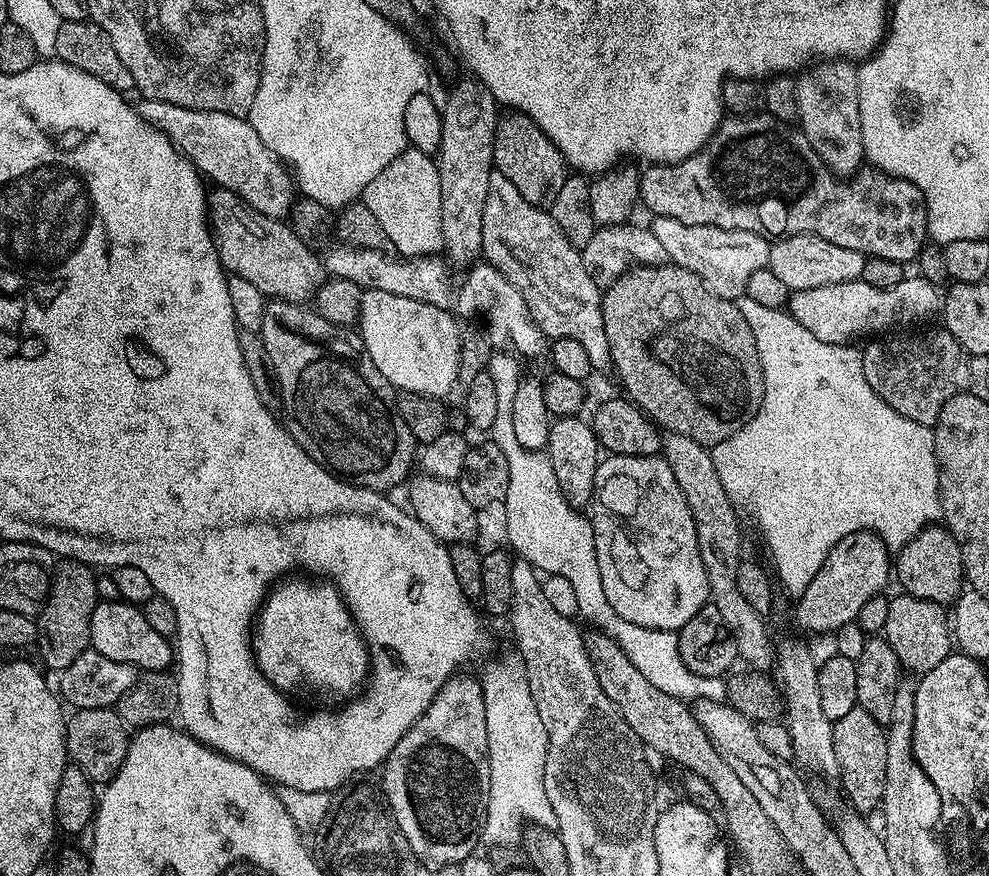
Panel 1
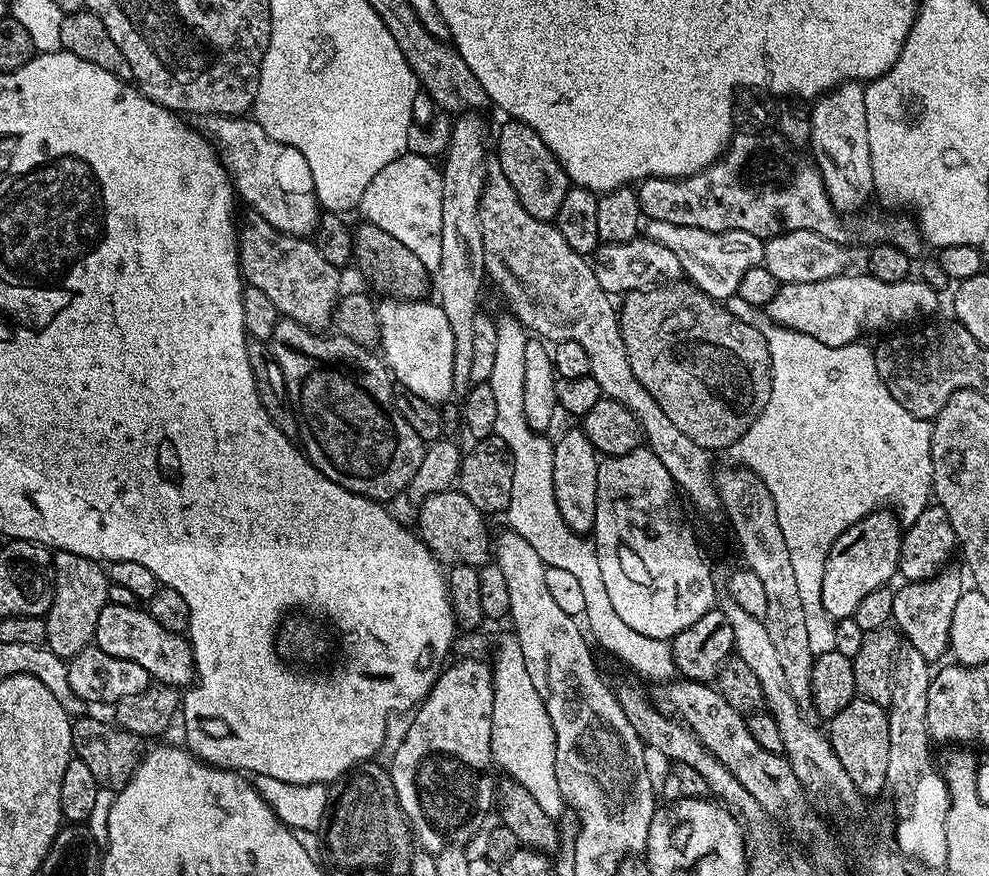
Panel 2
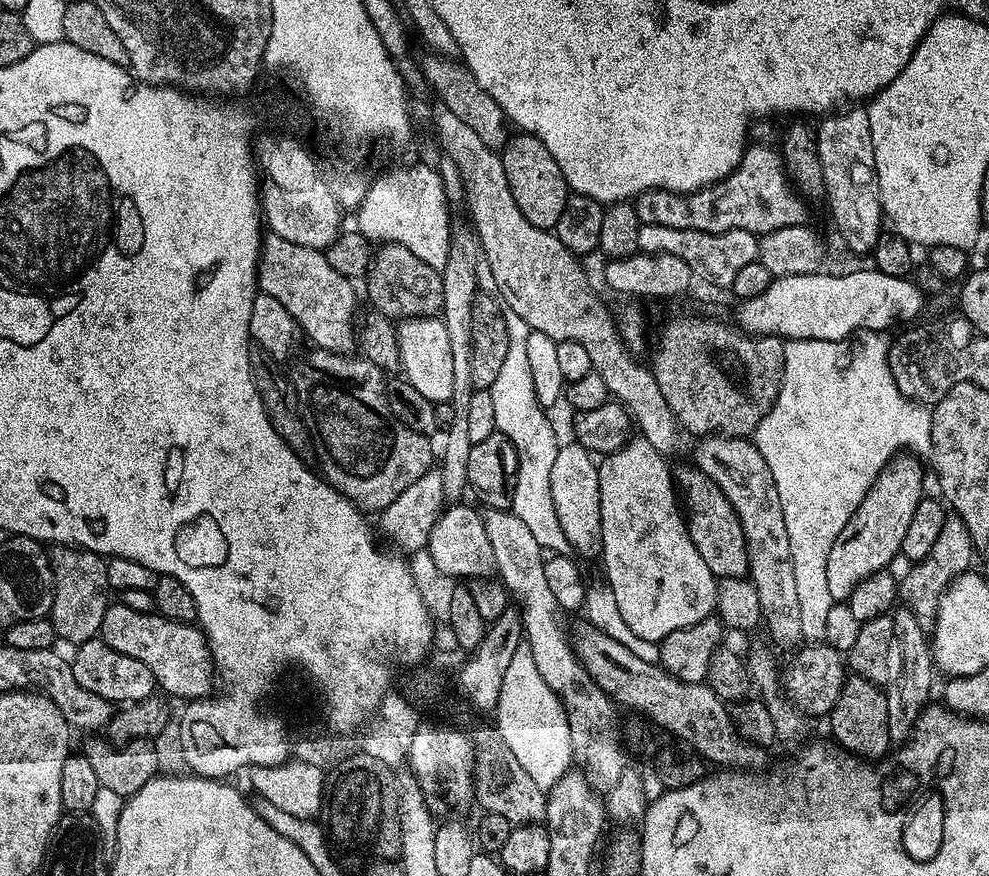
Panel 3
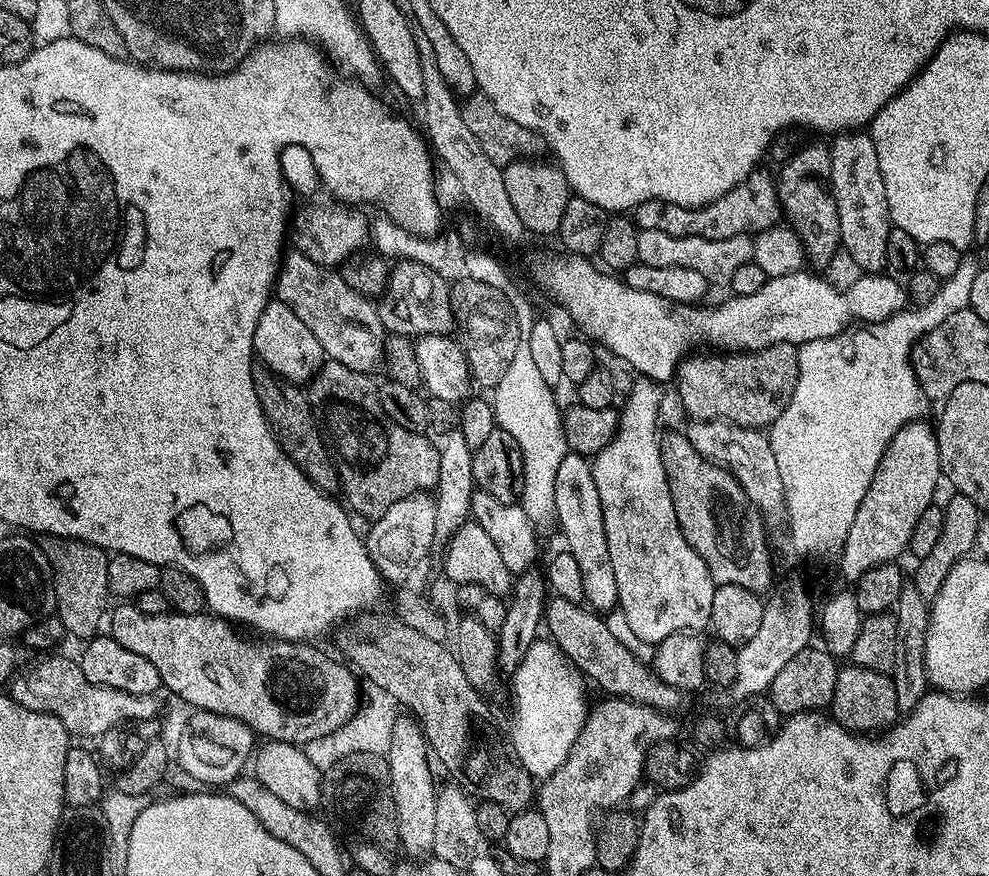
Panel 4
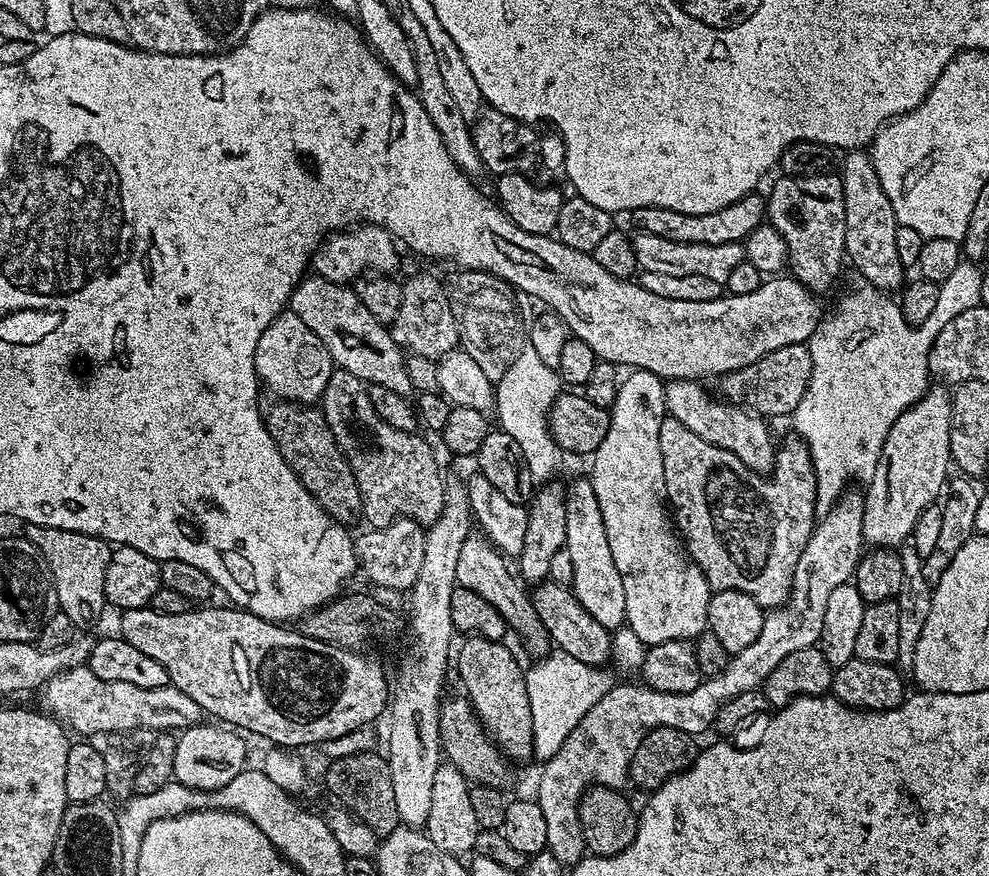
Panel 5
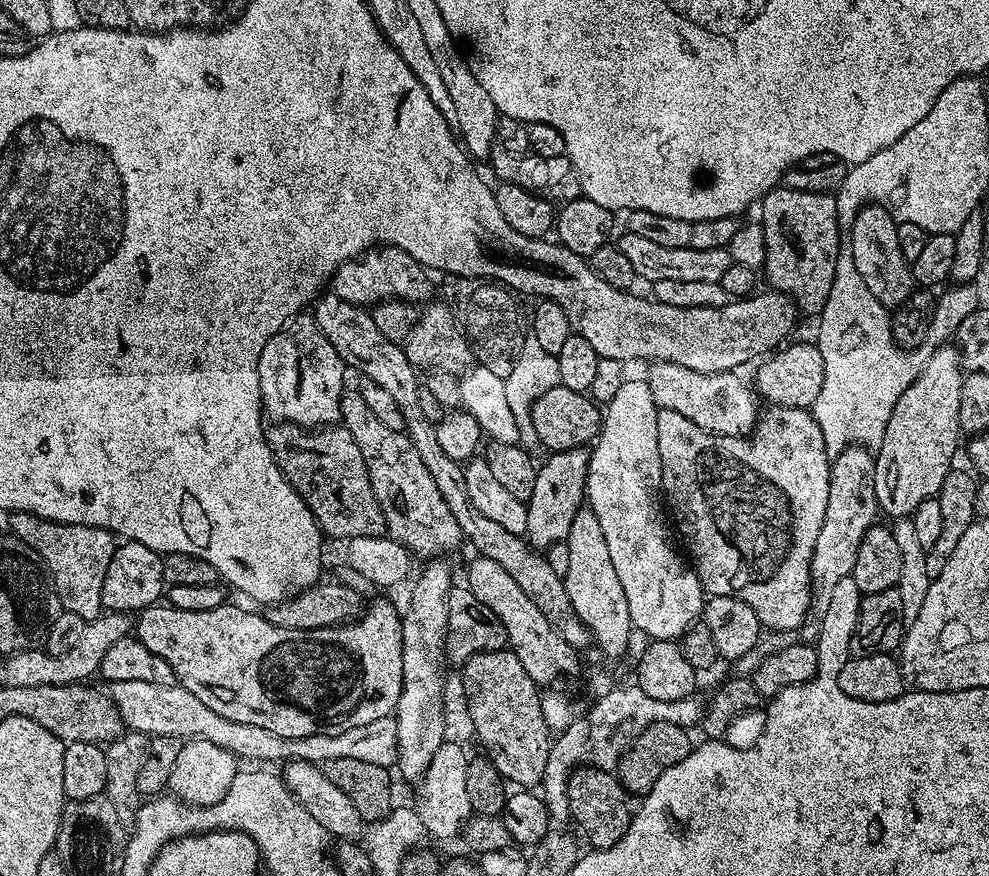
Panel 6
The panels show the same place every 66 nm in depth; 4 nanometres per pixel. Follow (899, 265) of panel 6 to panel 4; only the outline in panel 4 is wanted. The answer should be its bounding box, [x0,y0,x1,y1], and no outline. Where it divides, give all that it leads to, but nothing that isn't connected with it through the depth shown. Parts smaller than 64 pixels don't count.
[830,130,894,274]

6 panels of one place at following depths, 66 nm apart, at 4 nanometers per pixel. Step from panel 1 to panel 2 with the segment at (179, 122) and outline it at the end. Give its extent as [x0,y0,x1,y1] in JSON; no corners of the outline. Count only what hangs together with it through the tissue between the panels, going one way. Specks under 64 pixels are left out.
[202,116,322,237]

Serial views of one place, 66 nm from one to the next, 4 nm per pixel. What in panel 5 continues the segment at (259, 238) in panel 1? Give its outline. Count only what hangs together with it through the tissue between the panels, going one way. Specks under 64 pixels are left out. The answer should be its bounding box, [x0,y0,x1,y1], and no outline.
[290,274,413,395]

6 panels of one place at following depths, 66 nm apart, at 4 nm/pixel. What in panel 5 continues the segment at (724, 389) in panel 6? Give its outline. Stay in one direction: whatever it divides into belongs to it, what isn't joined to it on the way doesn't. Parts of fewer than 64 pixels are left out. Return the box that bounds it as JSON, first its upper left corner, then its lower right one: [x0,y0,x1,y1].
[664,380,774,474]

